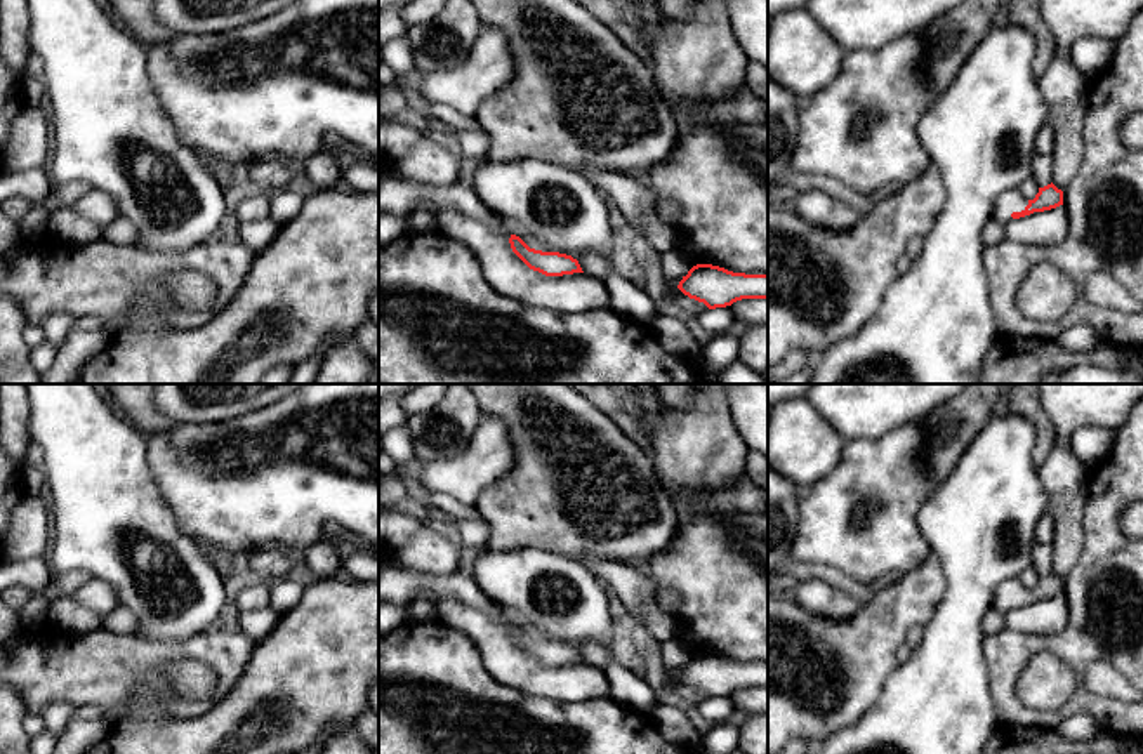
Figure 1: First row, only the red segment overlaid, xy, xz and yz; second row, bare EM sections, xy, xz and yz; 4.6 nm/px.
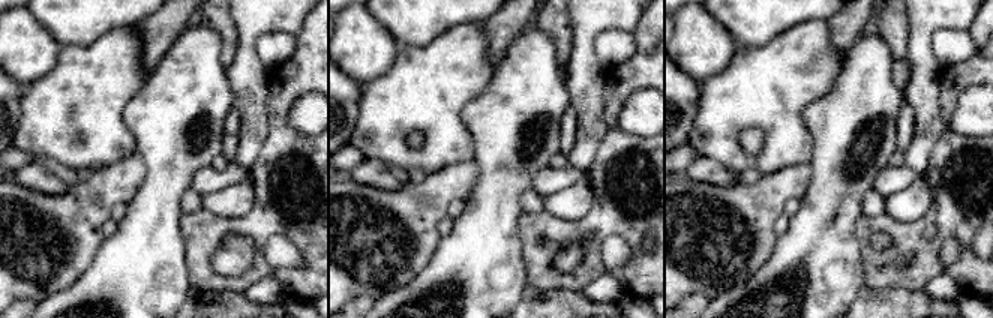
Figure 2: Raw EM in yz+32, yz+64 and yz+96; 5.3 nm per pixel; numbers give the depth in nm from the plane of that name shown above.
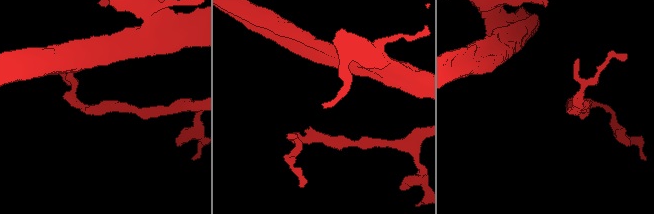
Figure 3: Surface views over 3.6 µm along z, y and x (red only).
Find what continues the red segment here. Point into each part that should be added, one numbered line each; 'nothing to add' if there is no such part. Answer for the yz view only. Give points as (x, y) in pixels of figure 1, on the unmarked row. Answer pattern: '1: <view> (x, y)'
1: yz (1011, 589)

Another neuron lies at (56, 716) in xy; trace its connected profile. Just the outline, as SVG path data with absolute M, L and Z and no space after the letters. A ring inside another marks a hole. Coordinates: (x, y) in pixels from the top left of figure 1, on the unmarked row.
M54 702L45 705L40 716L43 718L47 730L59 738L64 733L68 721L76 716L75 709L76 707L66 702Z

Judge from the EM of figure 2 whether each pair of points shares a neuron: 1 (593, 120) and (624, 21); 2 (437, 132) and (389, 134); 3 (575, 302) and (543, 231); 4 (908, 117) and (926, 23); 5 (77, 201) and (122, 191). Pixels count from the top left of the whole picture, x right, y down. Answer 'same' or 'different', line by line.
1: same
2: same
3: different
4: different
5: same

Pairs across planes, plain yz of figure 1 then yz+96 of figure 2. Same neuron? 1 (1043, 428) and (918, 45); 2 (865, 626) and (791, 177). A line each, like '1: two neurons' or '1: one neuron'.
1: two neurons
2: one neuron

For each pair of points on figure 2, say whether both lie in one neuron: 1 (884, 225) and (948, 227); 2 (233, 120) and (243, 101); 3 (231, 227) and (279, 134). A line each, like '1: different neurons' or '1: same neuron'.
1: same neuron
2: different neurons
3: same neuron

